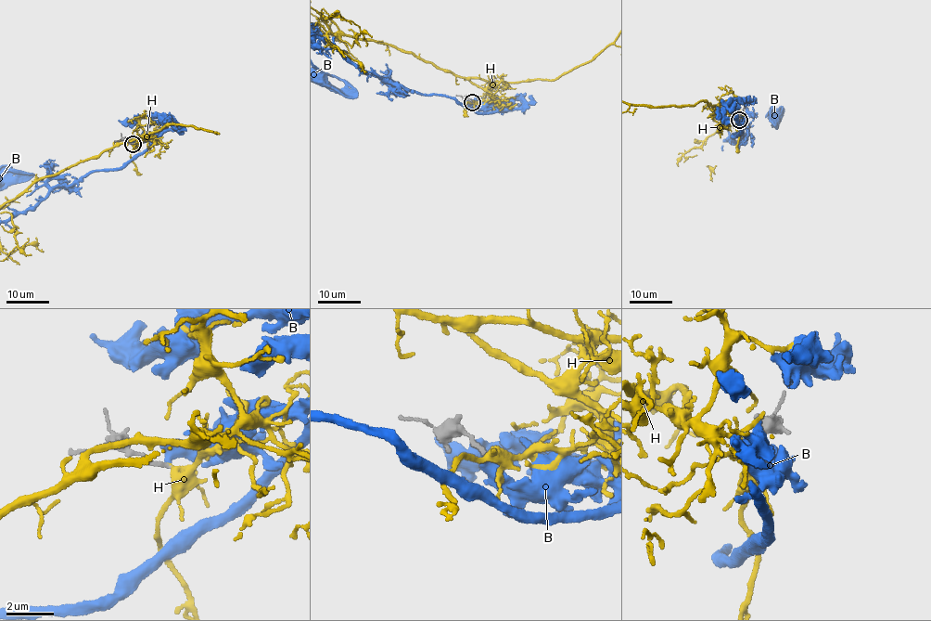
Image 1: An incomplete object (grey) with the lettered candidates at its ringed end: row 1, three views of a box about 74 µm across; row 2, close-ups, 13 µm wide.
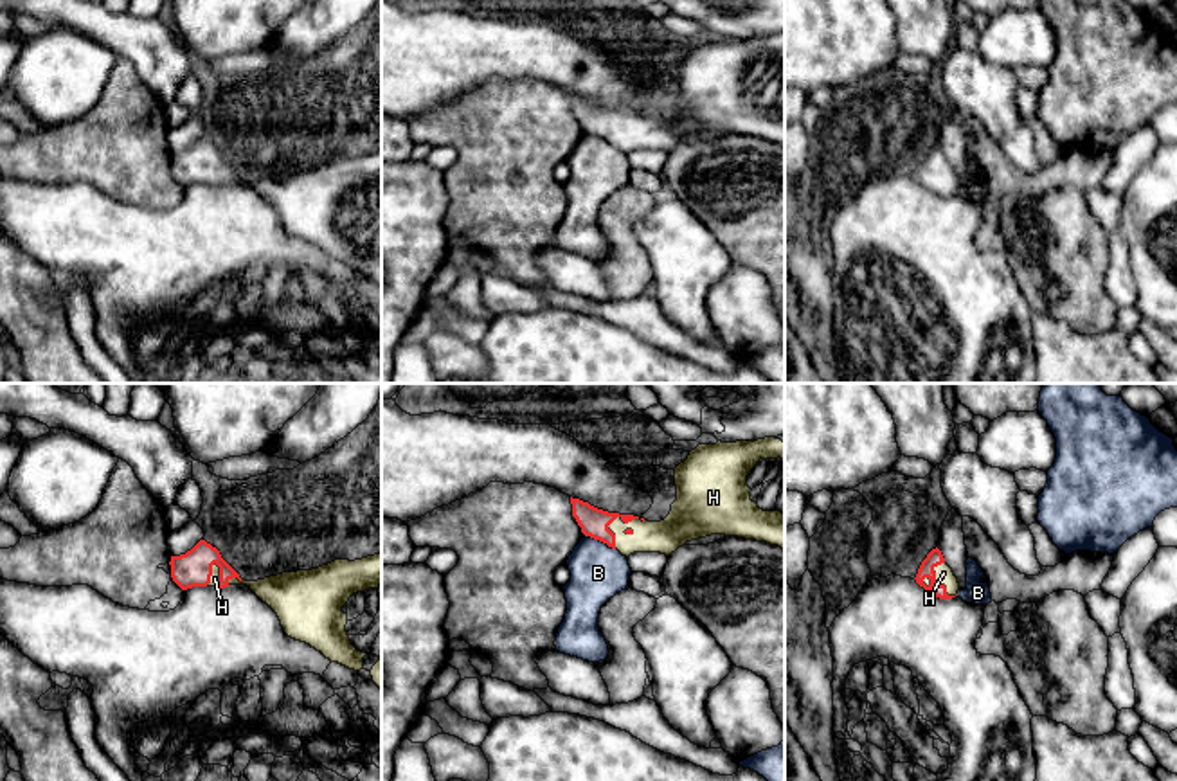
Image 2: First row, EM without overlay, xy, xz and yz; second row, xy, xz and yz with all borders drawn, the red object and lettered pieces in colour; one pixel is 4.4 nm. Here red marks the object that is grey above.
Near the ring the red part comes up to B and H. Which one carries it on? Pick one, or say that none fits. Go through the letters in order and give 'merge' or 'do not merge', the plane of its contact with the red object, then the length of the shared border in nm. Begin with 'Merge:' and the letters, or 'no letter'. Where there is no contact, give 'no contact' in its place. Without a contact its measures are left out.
Merge: H
B: do not merge | xz | 150 nm
H: merge | xz | 190 nm

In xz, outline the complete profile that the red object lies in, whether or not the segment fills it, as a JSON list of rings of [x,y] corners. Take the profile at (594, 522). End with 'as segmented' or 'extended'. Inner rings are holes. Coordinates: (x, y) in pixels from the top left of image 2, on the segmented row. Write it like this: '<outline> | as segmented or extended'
[[[776,437],[698,444],[675,468],[677,500],[660,522],[608,513],[571,497],[572,516],[581,533],[617,549],[669,556],[686,542],[711,534],[767,542],[785,549],[785,515],[763,511],[750,500],[749,471],[759,459],[785,457]]] | extended

